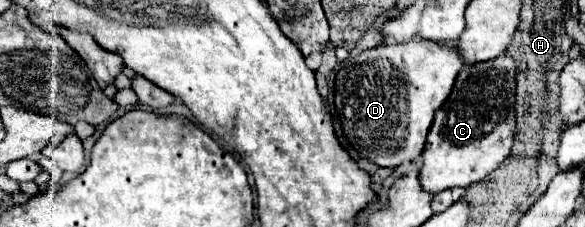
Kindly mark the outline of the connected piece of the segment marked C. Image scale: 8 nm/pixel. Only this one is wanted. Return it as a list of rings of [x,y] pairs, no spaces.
[[[506,52],[490,62],[476,62],[460,70],[448,100],[436,112],[422,152],[424,166],[420,170],[420,182],[428,192],[436,194],[456,186],[468,188],[506,160],[516,134],[514,96],[516,60]]]

